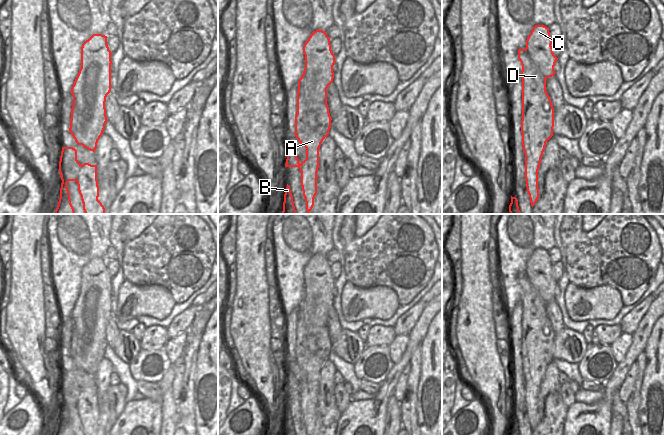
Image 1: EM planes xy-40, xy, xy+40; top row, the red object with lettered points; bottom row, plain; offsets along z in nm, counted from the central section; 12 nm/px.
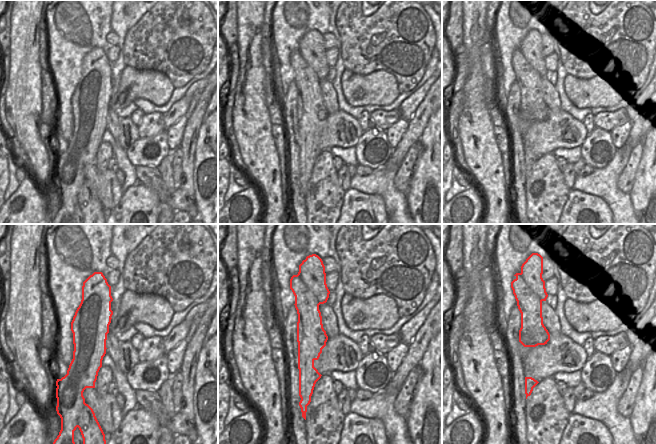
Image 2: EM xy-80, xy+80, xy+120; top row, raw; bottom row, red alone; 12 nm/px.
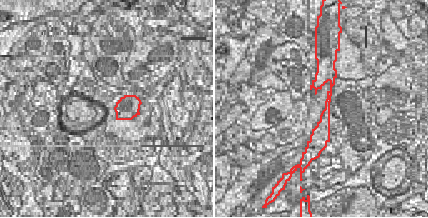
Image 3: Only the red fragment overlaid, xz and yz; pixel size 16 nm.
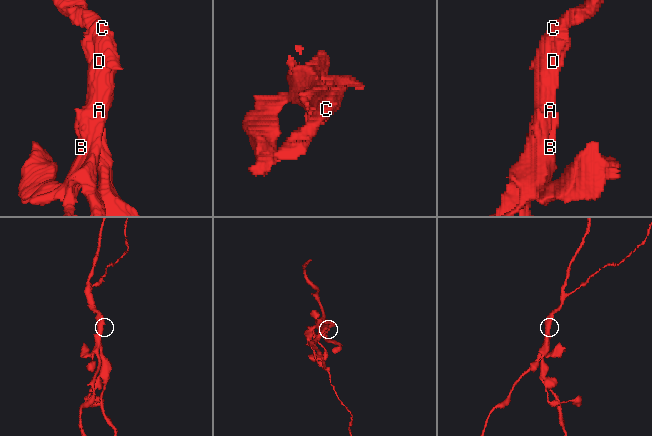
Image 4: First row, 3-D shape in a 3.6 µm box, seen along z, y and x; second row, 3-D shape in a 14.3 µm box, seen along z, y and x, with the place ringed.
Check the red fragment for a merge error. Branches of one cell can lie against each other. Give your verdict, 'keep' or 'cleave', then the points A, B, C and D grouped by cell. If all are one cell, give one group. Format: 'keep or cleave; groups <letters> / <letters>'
cleave; groups A D / B C

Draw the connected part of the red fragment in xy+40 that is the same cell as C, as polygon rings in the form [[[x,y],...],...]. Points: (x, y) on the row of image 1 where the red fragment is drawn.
[[[535,25],[526,40],[530,58],[546,79],[556,73],[554,66],[558,58],[553,53],[552,42],[549,28],[544,25]]]

